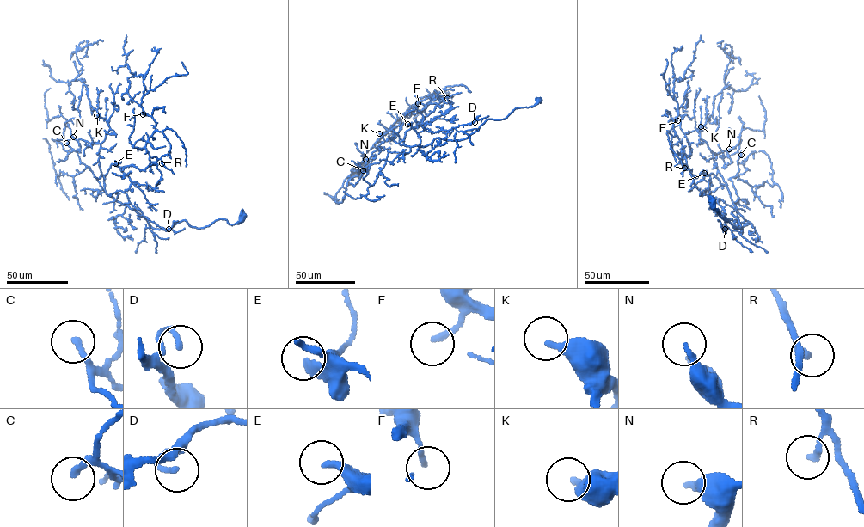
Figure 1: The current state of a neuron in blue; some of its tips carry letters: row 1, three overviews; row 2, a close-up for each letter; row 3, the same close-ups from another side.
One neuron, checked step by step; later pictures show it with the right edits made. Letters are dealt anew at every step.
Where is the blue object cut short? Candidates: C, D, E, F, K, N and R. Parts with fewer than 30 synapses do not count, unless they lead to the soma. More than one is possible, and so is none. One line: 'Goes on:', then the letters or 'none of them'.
Goes on: none of them

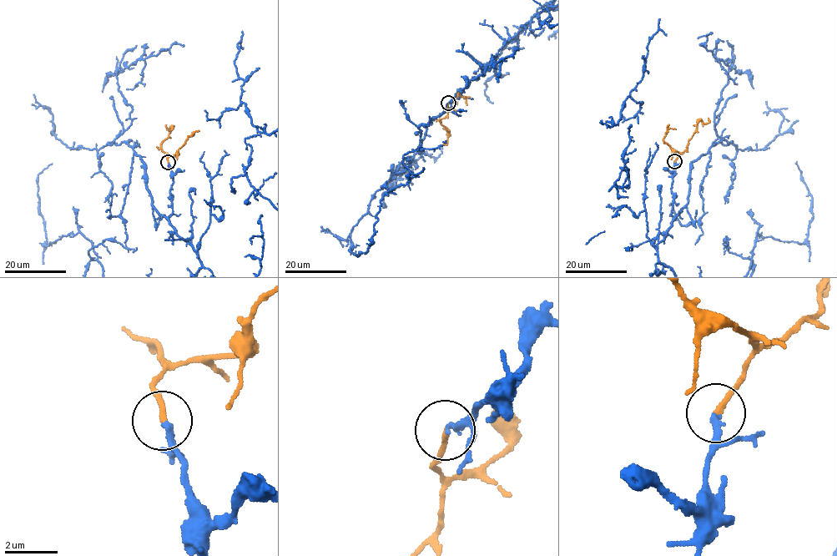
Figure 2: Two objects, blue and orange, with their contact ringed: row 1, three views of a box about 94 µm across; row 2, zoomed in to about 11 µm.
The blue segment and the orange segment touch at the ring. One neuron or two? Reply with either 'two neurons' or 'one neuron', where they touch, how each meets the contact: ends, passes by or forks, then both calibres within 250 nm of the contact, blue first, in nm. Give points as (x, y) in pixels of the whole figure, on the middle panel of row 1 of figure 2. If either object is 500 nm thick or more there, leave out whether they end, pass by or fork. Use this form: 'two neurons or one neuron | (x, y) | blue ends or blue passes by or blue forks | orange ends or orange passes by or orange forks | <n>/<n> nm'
one neuron | (448, 103) | blue ends | orange ends | 240/200 nm

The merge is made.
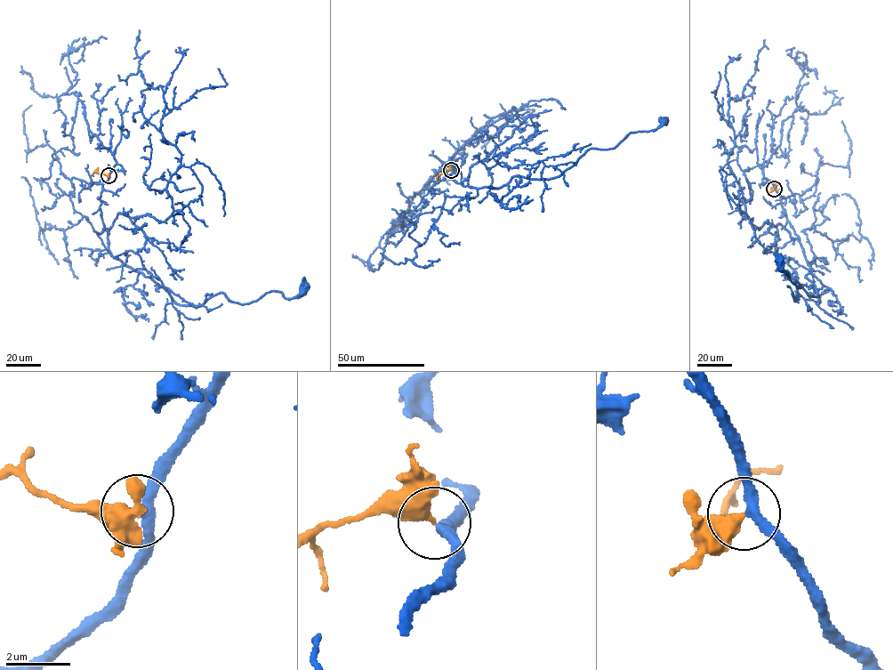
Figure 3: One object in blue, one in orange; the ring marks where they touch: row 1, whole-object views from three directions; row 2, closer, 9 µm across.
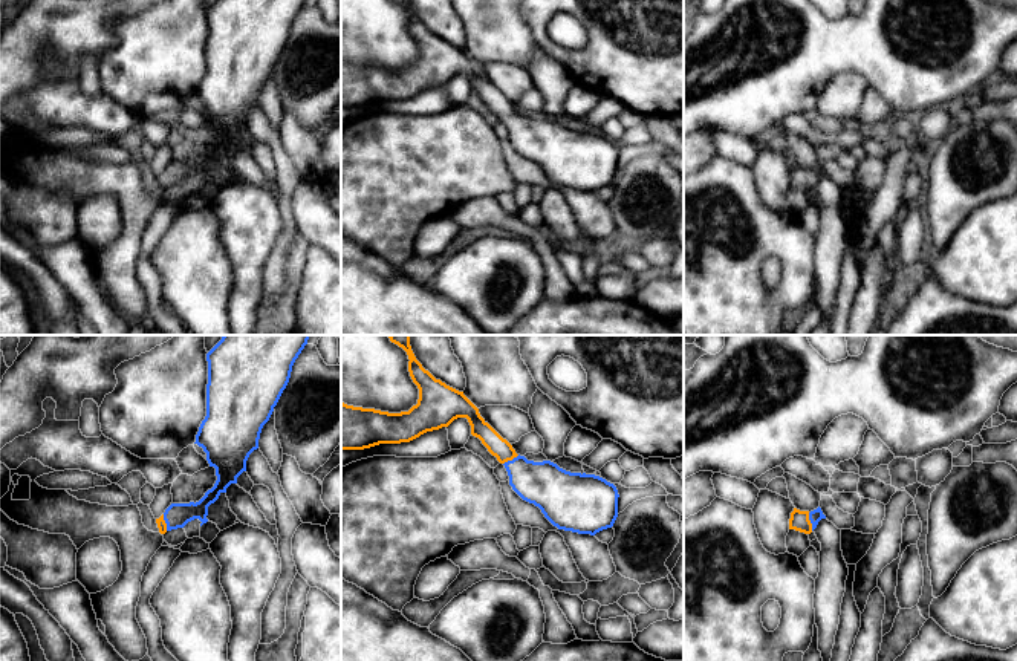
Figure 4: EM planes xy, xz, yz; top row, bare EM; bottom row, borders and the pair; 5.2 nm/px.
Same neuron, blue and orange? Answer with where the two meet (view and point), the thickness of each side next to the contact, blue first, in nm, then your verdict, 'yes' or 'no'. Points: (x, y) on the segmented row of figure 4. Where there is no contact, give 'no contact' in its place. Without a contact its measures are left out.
yz (811, 522) | 70/100 nm | yes

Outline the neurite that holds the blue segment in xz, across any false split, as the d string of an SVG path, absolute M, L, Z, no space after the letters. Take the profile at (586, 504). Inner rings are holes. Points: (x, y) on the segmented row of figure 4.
M410 335L387 337L408 355L408 372L419 389L418 404L408 412L388 413L341 401L341 450L410 442L427 431L448 427L457 418L466 418L471 435L505 465L512 490L538 506L554 526L590 536L613 526L619 497L613 484L595 474L566 471L551 461L534 462L517 454L463 392L422 367L411 350Z

